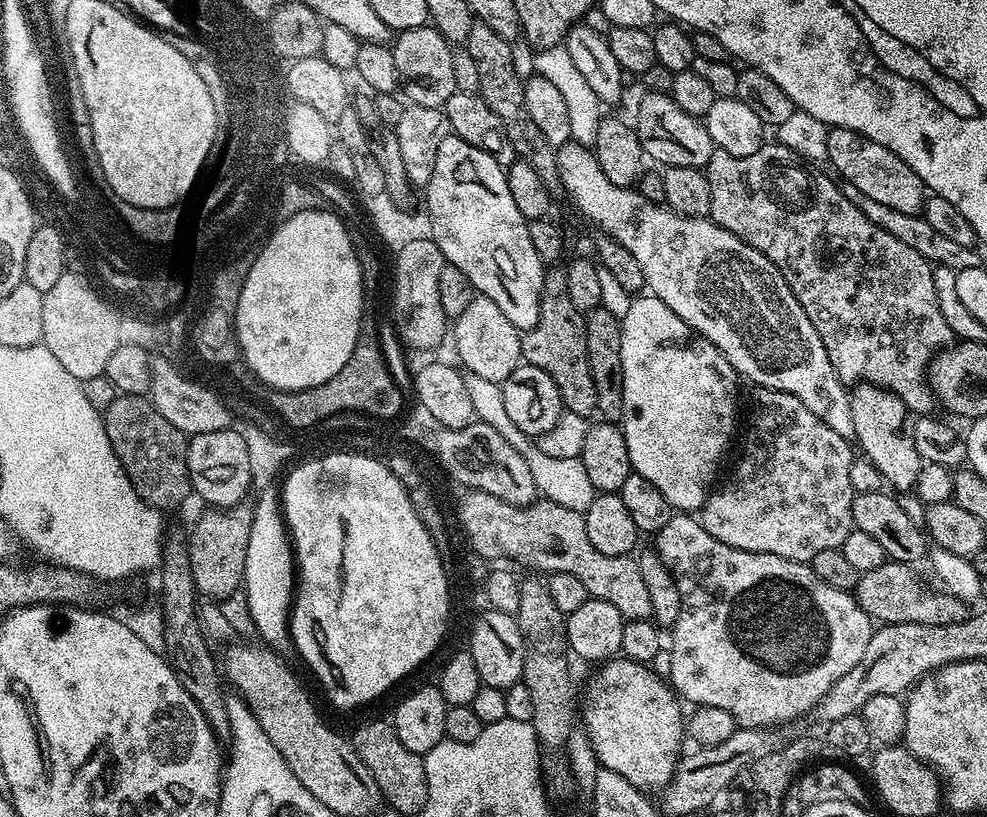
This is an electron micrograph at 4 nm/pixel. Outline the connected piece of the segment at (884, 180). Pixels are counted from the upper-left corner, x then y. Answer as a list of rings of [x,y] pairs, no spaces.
[[[829,127],[827,163],[836,167],[835,175],[844,184],[862,190],[866,198],[874,198],[874,202],[882,202],[882,206],[890,206],[890,210],[902,210],[902,214],[918,216],[923,213],[926,199],[923,182],[898,154],[886,150],[886,146],[878,146],[878,142],[857,132]]]

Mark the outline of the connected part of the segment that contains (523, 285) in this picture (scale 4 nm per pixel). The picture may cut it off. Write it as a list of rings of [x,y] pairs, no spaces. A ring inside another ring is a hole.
[[[451,134],[443,139],[438,149],[437,162],[433,176],[426,185],[428,205],[426,211],[433,220],[433,236],[442,250],[445,261],[462,270],[479,295],[490,298],[498,310],[514,322],[514,326],[527,330],[538,322],[540,313],[540,295],[544,289],[546,266],[538,258],[538,250],[530,242],[528,221],[518,210],[514,197],[510,194],[508,174],[505,165],[486,150],[472,146],[470,142]]]

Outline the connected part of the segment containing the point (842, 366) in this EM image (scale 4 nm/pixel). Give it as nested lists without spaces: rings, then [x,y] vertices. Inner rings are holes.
[[[719,150],[713,151],[706,169],[706,175],[710,182],[710,219],[718,226],[730,230],[730,234],[737,236],[742,242],[746,242],[754,250],[758,250],[766,258],[770,258],[770,262],[774,262],[774,266],[778,266],[782,278],[786,278],[794,298],[798,298],[802,310],[806,310],[806,318],[810,318],[810,322],[814,322],[814,330],[818,330],[818,338],[822,338],[822,346],[826,346],[830,366],[834,366],[838,378],[844,385],[873,384],[875,387],[893,392],[905,404],[909,413],[931,413],[934,408],[934,397],[926,373],[936,353],[949,347],[954,340],[950,326],[946,326],[946,318],[942,318],[942,306],[938,306],[938,294],[934,290],[934,278],[932,277],[933,265],[929,264],[926,258],[922,258],[922,254],[918,254],[918,250],[910,250],[910,246],[898,242],[898,238],[894,238],[894,234],[886,234],[886,230],[882,230],[874,222],[870,222],[870,218],[866,218],[866,214],[862,214],[862,210],[858,210],[858,206],[854,206],[844,197],[841,185],[831,175],[828,177],[823,176],[820,172],[815,172],[812,169],[815,167],[801,162],[787,150],[768,151],[761,150],[745,156],[726,154]]]

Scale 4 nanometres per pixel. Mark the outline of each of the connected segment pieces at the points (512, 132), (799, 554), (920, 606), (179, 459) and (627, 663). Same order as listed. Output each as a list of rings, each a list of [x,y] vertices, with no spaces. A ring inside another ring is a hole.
[[[477,23],[466,41],[466,47],[472,53],[474,62],[478,65],[479,95],[489,104],[490,110],[502,122],[502,128],[515,155],[519,159],[525,160],[530,166],[534,166],[534,170],[538,170],[538,178],[542,178],[542,186],[546,186],[546,190],[552,195],[553,201],[560,202],[560,199],[565,199],[566,193],[556,161],[557,148],[550,146],[550,142],[546,142],[546,138],[539,132],[534,118],[530,118],[530,110],[526,110],[524,80],[514,70],[513,45],[508,42],[501,43],[499,45],[501,47],[500,52],[498,49],[492,48],[483,56],[480,51],[487,46],[488,40],[490,41],[488,28],[485,24]]]
[[[760,388],[757,393],[756,405],[753,406],[752,413],[748,416],[748,433],[744,436],[744,453],[741,454],[740,461],[737,462],[736,469],[732,472],[732,477],[724,485],[721,483],[709,495],[703,508],[699,509],[698,519],[700,525],[714,539],[718,542],[726,542],[726,546],[734,546],[738,550],[746,550],[747,552],[778,554],[778,558],[786,558],[787,560],[811,562],[814,554],[820,553],[821,550],[839,548],[852,533],[852,498],[854,493],[850,486],[850,466],[854,459],[854,453],[852,453],[854,448],[849,441],[842,438],[842,434],[834,434],[834,430],[830,430],[830,426],[826,426],[826,422],[822,422],[822,418],[818,418],[818,414],[810,414],[810,410],[806,410],[806,406],[802,406],[802,402],[798,402],[798,398],[773,388]]]
[[[886,562],[878,566],[878,570],[870,570],[861,575],[860,581],[857,582],[854,589],[856,604],[866,610],[866,614],[874,622],[885,624],[933,624],[942,626],[943,624],[961,624],[967,620],[970,615],[969,605],[963,600],[954,598],[950,593],[943,590],[931,592],[918,577],[915,576],[913,565],[898,564],[895,562]]]
[[[117,395],[108,408],[103,409],[106,438],[114,446],[124,473],[130,478],[134,490],[151,508],[176,508],[192,492],[192,478],[188,467],[189,437],[170,426],[162,414],[144,396]]]
[[[613,658],[603,661],[597,667],[596,673],[591,673],[590,679],[587,681],[586,689],[588,693],[583,693],[582,696],[582,728],[587,732],[590,742],[594,746],[594,754],[598,761],[599,767],[609,768],[614,770],[614,774],[622,774],[622,778],[626,778],[626,782],[630,782],[630,786],[639,788],[645,794],[653,794],[652,792],[659,793],[661,790],[668,787],[672,782],[673,776],[676,775],[676,765],[680,762],[684,740],[686,744],[686,712],[680,709],[682,705],[681,697],[677,696],[671,683],[663,675],[660,676],[656,672],[651,672],[653,669],[647,664],[639,664],[637,660],[629,660],[627,658]]]

